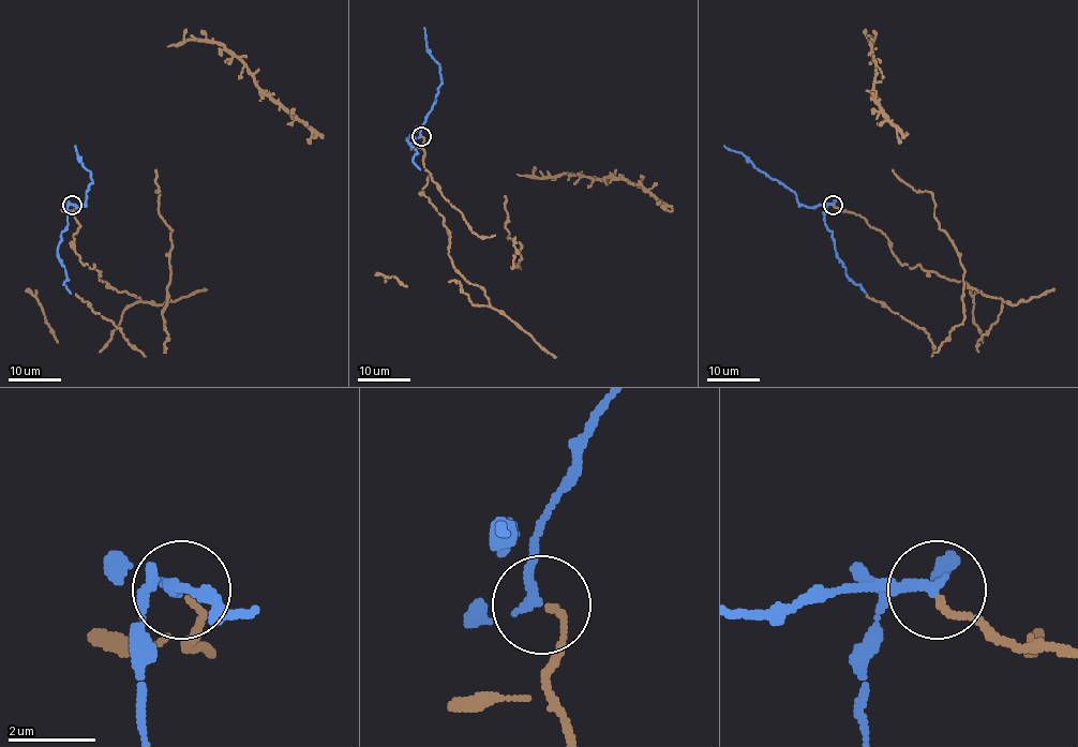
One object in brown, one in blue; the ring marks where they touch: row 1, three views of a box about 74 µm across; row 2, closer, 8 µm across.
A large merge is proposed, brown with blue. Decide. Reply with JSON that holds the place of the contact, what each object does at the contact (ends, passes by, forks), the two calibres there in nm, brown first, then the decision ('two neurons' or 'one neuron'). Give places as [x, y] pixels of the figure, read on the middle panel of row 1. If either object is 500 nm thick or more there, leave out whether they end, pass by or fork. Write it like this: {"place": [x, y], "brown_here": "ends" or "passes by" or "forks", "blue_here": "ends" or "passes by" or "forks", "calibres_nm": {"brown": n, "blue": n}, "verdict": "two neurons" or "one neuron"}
{"place": [421, 136], "brown_here": "ends", "blue_here": "passes by", "calibres_nm": {"brown": 140, "blue": 190}, "verdict": "one neuron"}

